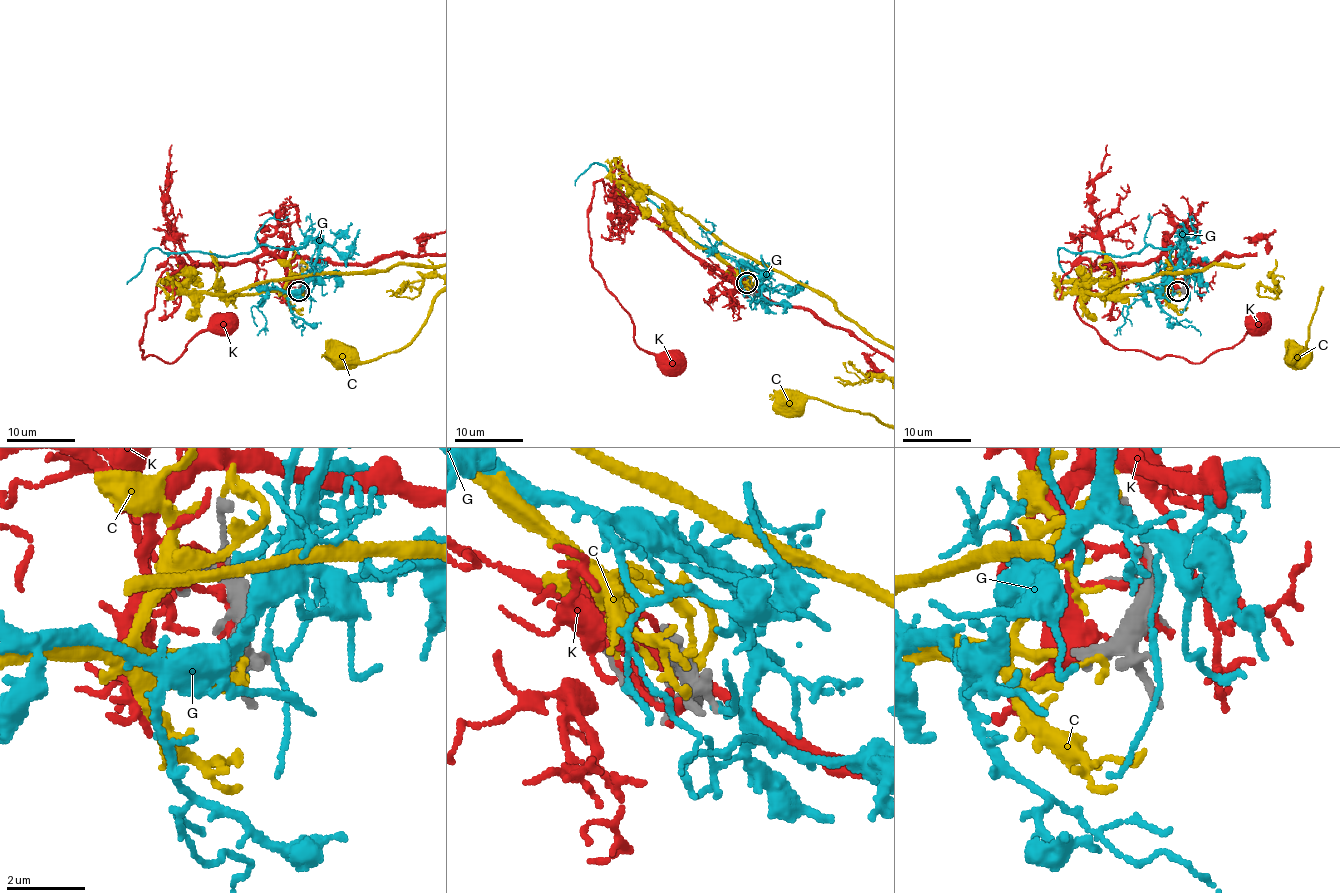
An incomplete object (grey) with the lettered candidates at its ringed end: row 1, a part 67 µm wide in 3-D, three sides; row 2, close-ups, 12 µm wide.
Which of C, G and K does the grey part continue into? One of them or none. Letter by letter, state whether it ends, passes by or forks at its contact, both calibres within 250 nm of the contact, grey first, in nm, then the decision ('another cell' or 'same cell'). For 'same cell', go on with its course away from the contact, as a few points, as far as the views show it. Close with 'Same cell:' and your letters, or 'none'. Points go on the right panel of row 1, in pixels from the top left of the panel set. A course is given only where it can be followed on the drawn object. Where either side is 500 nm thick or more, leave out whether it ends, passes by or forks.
C: it ends | 320/220 nm | another cell
G: it passes by | 280/130 nm | another cell
K: it passes by | 380/160 nm | another cell
Same cell: none

